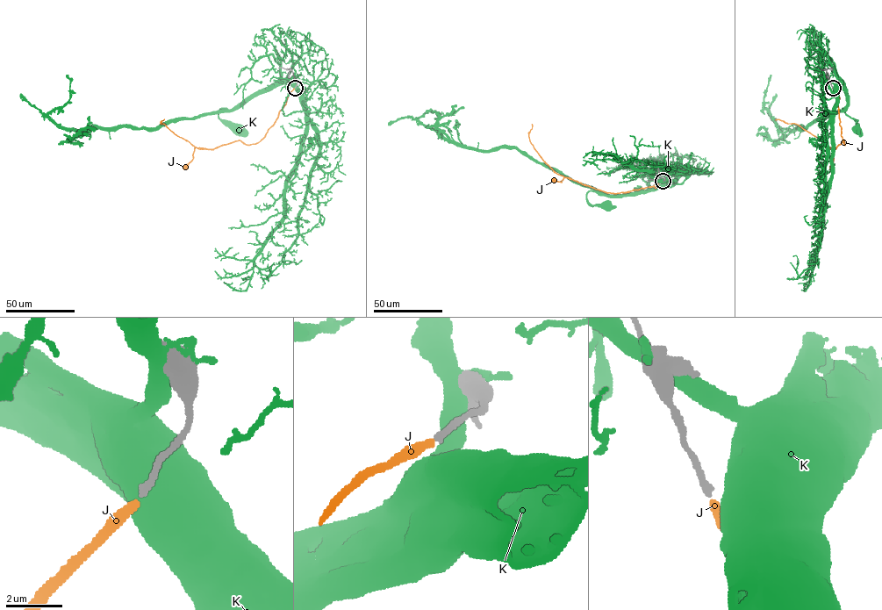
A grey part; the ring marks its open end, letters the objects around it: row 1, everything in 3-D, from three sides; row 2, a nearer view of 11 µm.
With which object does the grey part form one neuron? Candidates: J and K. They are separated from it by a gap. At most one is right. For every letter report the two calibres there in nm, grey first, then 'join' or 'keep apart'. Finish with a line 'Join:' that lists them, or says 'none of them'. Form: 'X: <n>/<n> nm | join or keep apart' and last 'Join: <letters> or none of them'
J: 240/340 nm | keep apart
K: 240/800 nm | keep apart
Join: none of them

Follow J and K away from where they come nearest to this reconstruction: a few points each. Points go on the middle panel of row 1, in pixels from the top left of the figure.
J: (663, 181), (656, 188), (654, 185), (613, 193), (569, 177), (561, 182), (554, 180)
K: (663, 182), (673, 184), (675, 181)

